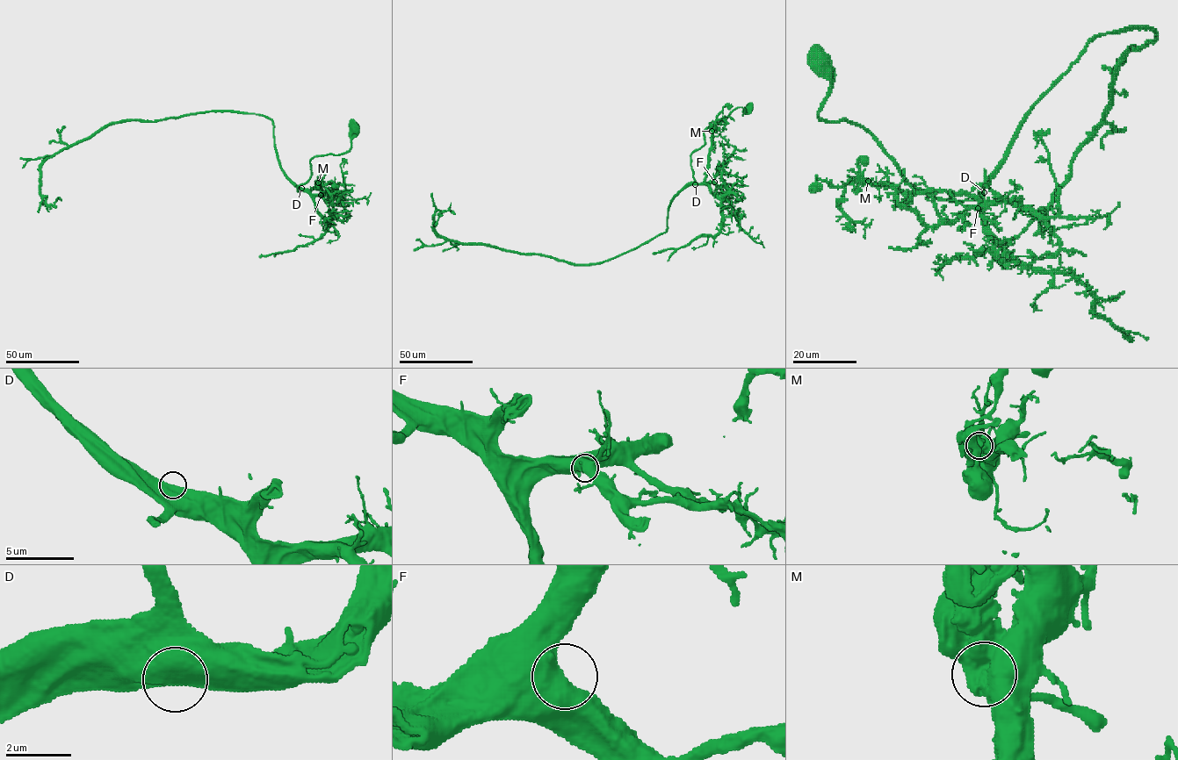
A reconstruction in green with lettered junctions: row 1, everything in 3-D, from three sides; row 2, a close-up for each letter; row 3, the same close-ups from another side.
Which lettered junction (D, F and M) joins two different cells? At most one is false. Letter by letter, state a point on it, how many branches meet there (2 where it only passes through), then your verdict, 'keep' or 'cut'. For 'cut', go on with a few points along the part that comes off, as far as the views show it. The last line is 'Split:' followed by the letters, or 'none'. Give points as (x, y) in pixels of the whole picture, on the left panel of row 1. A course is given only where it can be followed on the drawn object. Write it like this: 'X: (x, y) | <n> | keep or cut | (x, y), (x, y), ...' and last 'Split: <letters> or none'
D: (301, 188) | 1 | keep
F: (321, 195) | 1 | keep
M: (318, 182) | 1 | cut
Split: M

